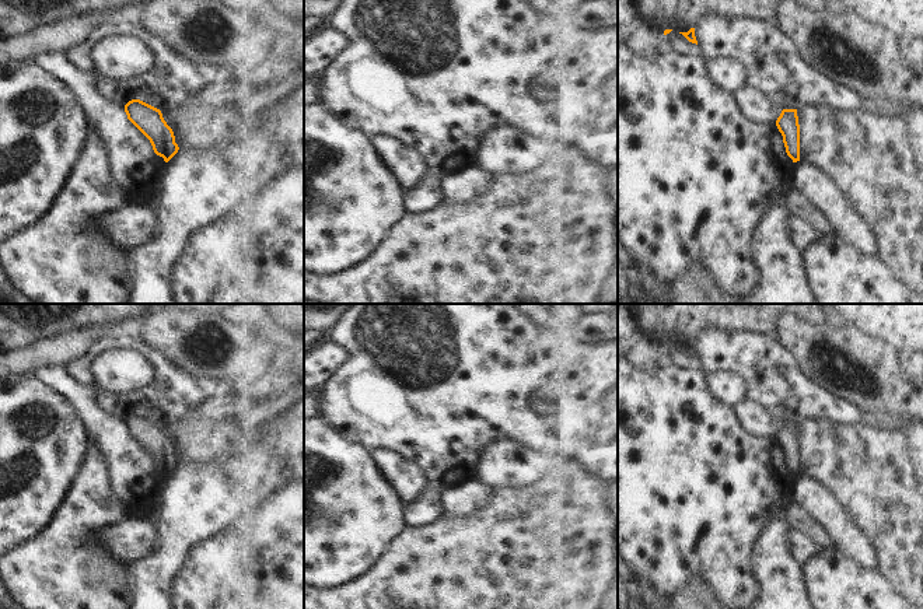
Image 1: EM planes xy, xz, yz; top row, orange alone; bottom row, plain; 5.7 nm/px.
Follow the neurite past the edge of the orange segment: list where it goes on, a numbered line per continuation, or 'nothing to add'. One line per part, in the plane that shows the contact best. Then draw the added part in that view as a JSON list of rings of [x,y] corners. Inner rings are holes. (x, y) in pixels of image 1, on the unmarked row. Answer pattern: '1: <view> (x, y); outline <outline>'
nothing to add

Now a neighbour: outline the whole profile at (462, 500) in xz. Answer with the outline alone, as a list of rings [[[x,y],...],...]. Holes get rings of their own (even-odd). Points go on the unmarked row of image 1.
[[[473,479],[447,489],[441,494],[444,512],[455,518],[466,517],[482,508],[492,494],[492,487]]]

